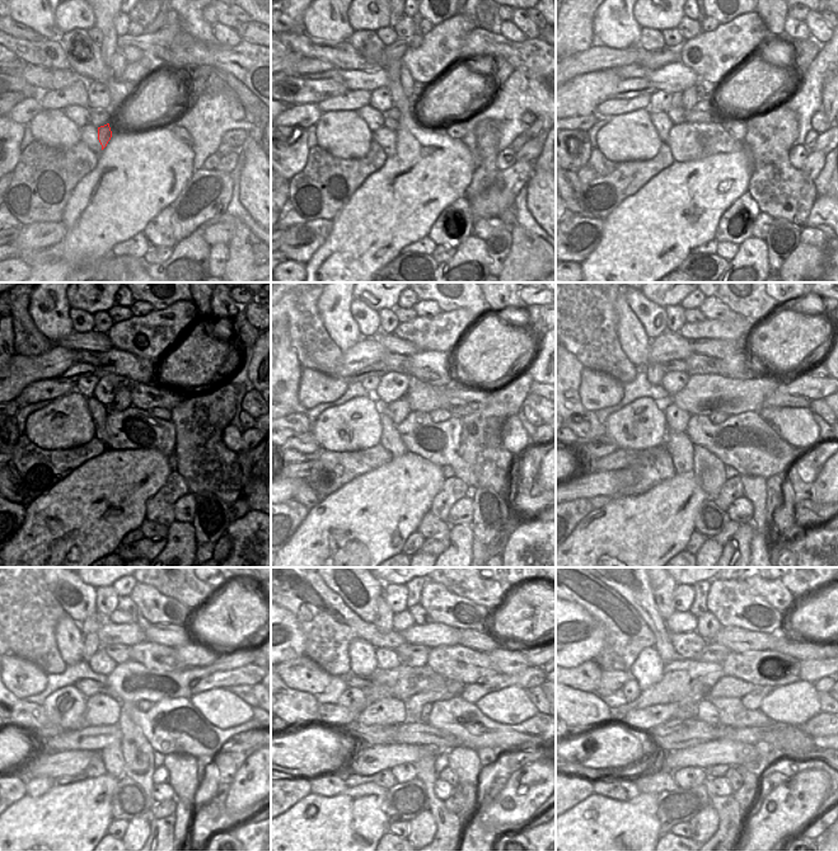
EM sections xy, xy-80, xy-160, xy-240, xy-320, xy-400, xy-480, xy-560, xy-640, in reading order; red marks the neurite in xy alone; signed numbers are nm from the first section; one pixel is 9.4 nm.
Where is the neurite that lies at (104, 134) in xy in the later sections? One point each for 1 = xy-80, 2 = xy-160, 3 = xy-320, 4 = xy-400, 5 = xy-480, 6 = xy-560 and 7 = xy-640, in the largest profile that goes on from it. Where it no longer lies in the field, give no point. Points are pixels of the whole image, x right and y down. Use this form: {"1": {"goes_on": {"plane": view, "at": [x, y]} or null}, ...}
{"1": {"goes_on": {"plane": "xy-80", "at": [391, 124]}}, "2": {"goes_on": {"plane": "xy-160", "at": [677, 113]}}, "3": {"goes_on": {"plane": "xy-320", "at": [392, 386]}}, "4": {"goes_on": {"plane": "xy-400", "at": [673, 382]}}, "5": {"goes_on": {"plane": "xy-480", "at": [101, 663]}}, "6": {"goes_on": {"plane": "xy-560", "at": [387, 658]}}, "7": {"goes_on": {"plane": "xy-640", "at": [638, 593]}}}

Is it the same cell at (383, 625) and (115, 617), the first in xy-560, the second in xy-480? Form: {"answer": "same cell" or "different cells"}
{"answer": "different cells"}

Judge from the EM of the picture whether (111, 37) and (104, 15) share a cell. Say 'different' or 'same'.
same

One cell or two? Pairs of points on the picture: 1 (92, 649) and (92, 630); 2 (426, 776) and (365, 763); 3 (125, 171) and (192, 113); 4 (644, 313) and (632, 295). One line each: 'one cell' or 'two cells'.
1: one cell
2: two cells
3: two cells
4: one cell

